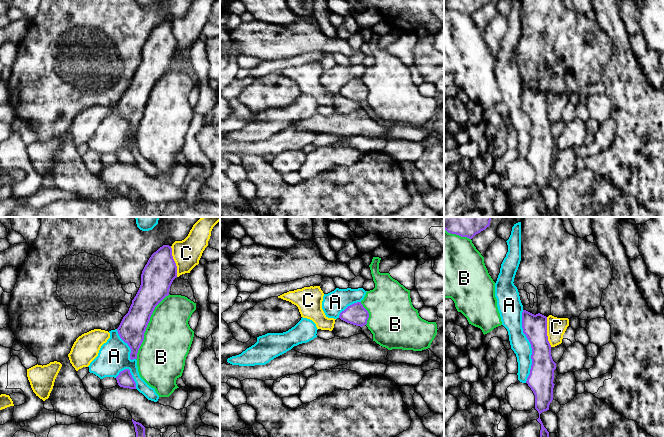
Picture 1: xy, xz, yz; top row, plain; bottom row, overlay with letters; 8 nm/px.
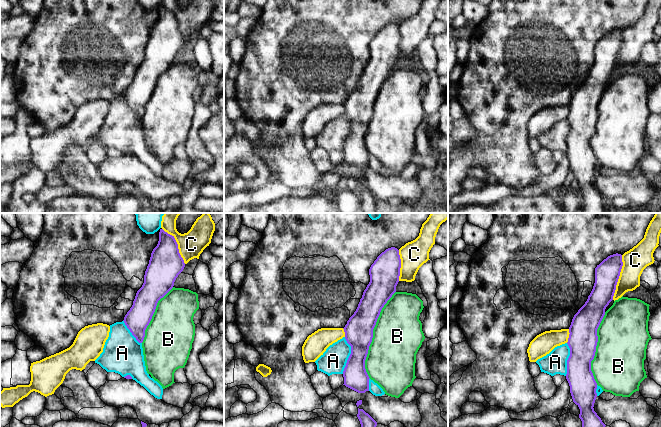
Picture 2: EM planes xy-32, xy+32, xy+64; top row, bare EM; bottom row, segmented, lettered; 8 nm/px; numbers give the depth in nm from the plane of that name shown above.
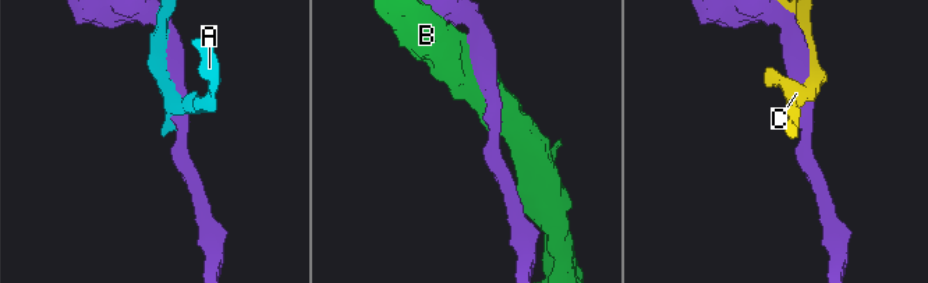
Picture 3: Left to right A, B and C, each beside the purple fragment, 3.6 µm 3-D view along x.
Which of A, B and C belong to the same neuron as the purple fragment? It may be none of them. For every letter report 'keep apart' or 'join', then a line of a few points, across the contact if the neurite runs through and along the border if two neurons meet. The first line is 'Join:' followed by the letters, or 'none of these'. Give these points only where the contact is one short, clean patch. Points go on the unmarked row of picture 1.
Join: none of these
A: keep apart
B: keep apart
C: keep apart

